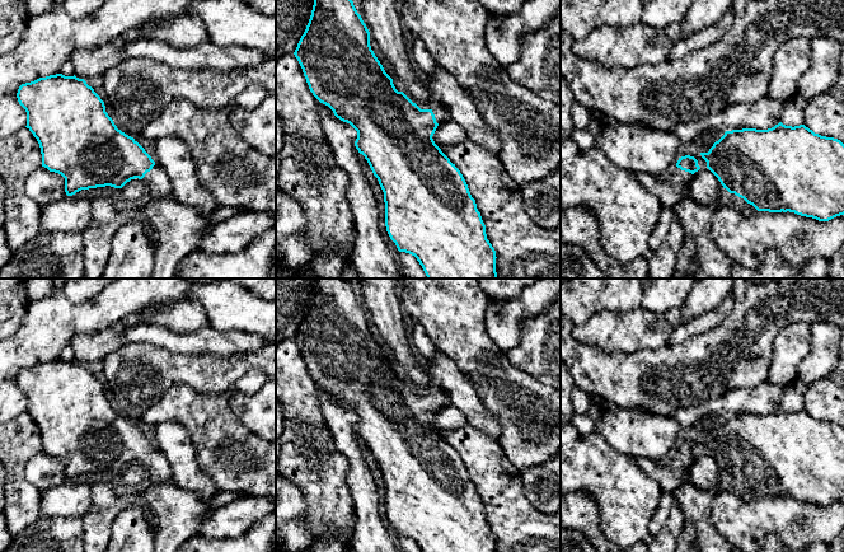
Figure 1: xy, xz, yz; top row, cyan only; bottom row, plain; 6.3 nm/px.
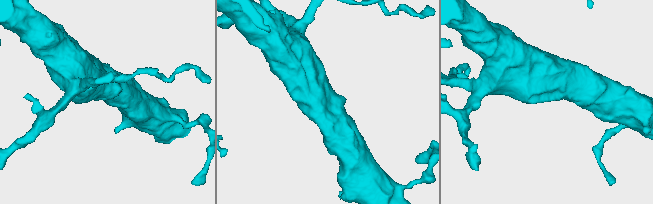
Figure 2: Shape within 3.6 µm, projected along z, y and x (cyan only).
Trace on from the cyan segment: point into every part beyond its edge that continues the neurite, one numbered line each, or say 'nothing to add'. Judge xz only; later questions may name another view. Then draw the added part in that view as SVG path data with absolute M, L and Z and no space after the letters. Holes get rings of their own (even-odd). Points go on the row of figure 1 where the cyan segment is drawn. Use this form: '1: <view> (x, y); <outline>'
1: xz (441, 115); M439 104L436 108L432 109L432 112L439 125L449 122L451 120L449 112L442 104Z

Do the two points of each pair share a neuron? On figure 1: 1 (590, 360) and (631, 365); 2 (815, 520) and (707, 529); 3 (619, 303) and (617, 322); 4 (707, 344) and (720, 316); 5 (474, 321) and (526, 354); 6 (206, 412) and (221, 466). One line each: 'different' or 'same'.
1: same
2: different
3: different
4: different
5: different
6: same

